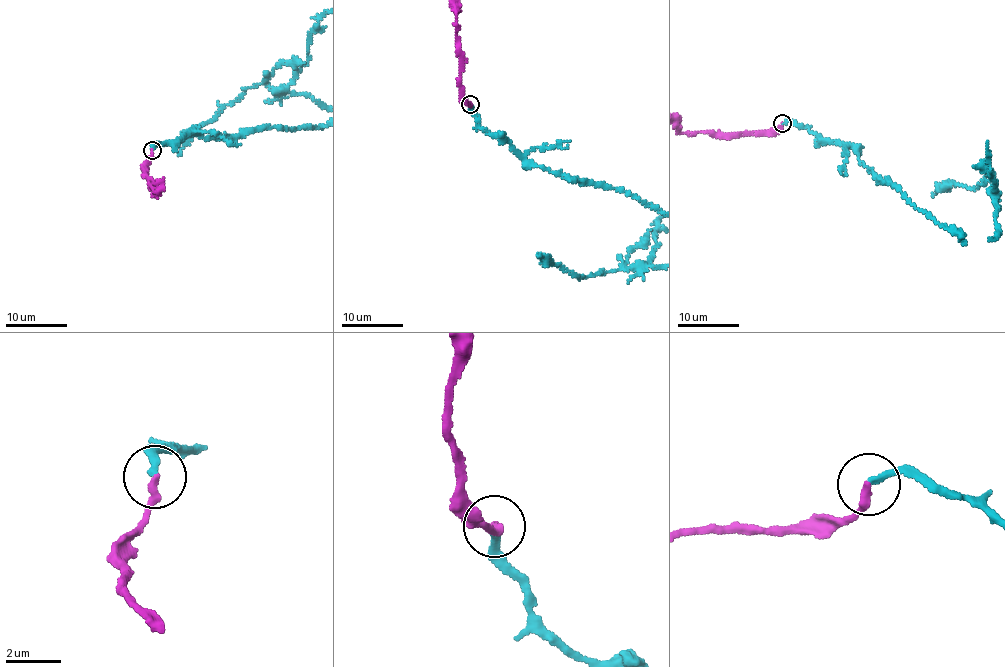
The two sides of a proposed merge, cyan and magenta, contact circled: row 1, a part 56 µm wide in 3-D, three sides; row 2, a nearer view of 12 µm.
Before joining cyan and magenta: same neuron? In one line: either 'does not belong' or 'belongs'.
belongs

